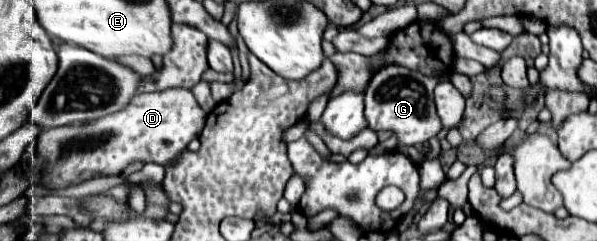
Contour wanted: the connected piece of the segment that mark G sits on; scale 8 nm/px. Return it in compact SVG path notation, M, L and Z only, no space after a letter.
M401 66L381 68L365 90L365 118L369 120L371 130L393 132L397 136L397 146L401 148L411 148L435 138L443 130L443 124L435 110L433 88L443 80L449 80L449 74L431 78Z

